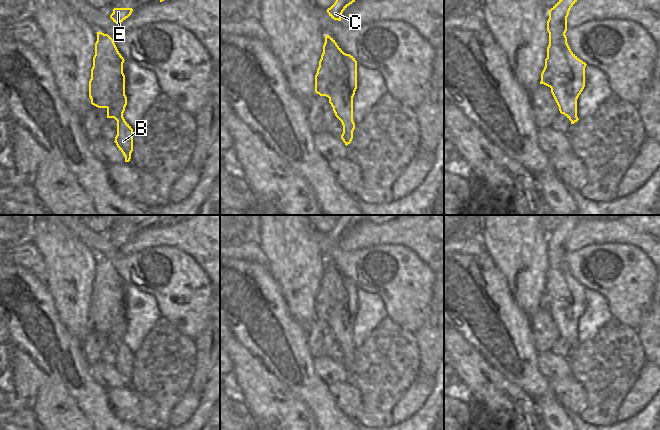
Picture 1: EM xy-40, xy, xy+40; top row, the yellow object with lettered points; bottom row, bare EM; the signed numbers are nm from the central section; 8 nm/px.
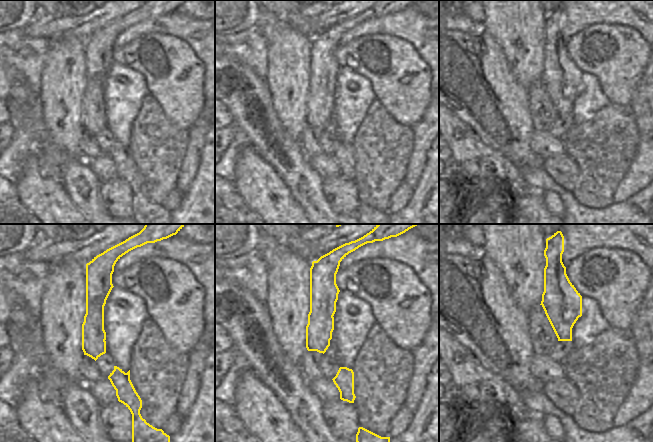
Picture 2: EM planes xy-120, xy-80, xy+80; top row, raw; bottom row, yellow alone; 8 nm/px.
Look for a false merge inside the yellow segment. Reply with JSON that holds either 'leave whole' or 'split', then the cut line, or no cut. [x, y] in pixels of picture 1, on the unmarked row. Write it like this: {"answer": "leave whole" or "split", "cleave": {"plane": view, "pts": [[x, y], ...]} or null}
{"answer": "split", "cleave": {"plane": "xy", "pts": [[343, 276], [346, 298], [327, 309], [328, 321]]}}

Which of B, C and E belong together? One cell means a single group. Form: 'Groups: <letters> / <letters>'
Groups: B C / E

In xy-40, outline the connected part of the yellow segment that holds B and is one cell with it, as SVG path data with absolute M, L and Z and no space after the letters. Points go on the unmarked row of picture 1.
M110 307L104 308L102 315L107 321L107 342L114 342L117 345L117 359L114 366L123 377L125 386L129 386L133 375L133 353L123 341L127 329L125 314L120 314L116 318L115 309Z

